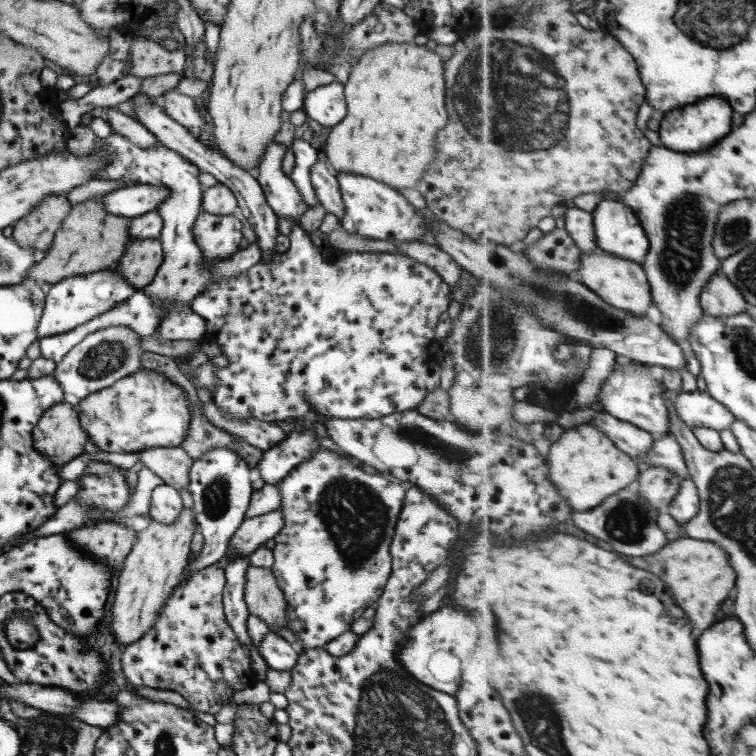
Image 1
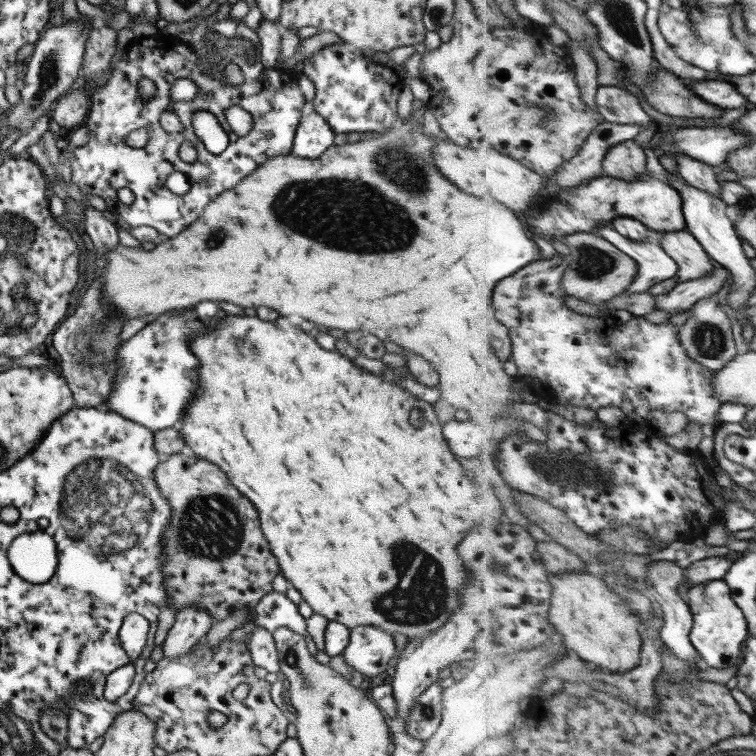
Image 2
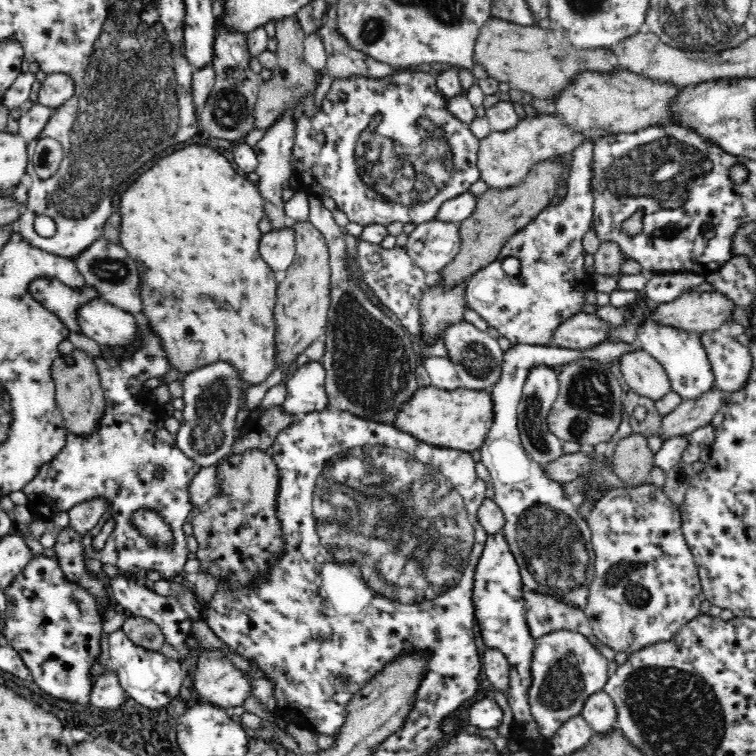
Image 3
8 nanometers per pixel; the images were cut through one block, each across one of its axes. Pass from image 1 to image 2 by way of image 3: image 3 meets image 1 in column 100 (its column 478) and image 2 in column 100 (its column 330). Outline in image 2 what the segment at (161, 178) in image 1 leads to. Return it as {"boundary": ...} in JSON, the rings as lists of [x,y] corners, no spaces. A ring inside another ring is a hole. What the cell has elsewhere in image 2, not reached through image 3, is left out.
{"boundary":[[[156,35],[142,38],[134,38],[124,49],[124,55],[115,61],[111,69],[111,76],[101,87],[92,85],[89,90],[89,110],[83,125],[88,132],[88,140],[81,146],[71,150],[69,168],[71,168],[71,186],[80,188],[84,194],[99,196],[107,204],[107,211],[116,214],[117,220],[122,220],[128,226],[148,226],[154,228],[159,236],[164,238],[174,237],[179,234],[188,224],[201,216],[206,204],[213,200],[224,190],[235,186],[243,177],[251,174],[256,166],[262,165],[267,159],[277,155],[286,155],[292,147],[294,132],[299,119],[307,110],[303,95],[297,86],[298,77],[290,71],[283,72],[272,68],[264,77],[255,80],[245,79],[241,84],[230,85],[221,83],[210,76],[201,74],[196,67],[196,56],[181,41],[173,36]],[[148,78],[155,85],[155,92],[143,100],[138,95],[138,80]],[[178,78],[192,80],[198,88],[198,93],[188,101],[172,101],[170,99],[171,85]],[[237,105],[245,110],[252,119],[252,128],[245,136],[237,136],[230,128],[223,112],[229,106]],[[163,111],[173,111],[183,130],[177,133],[167,133],[159,125],[159,115]],[[195,112],[209,112],[223,128],[223,132],[229,137],[227,146],[219,155],[211,154],[205,150],[203,143],[193,134],[191,118]],[[145,128],[147,131],[147,142],[142,148],[132,148],[123,143],[123,138],[133,132]],[[181,142],[191,142],[195,148],[196,158],[192,163],[183,162],[177,157],[177,150]],[[171,172],[181,172],[190,179],[190,187],[183,195],[171,193],[165,187],[165,178]],[[119,188],[129,188],[134,199],[129,205],[123,205],[117,199]]]}

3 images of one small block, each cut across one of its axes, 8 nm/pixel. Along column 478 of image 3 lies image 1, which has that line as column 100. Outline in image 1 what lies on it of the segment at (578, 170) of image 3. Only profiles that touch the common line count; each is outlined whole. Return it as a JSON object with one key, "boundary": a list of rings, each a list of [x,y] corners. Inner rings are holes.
{"boundary":[[[115,266],[54,282],[44,298],[42,314],[37,322],[37,340],[63,334],[88,322],[95,316],[113,309],[116,304],[127,300],[134,291],[126,278],[115,270]]]}

